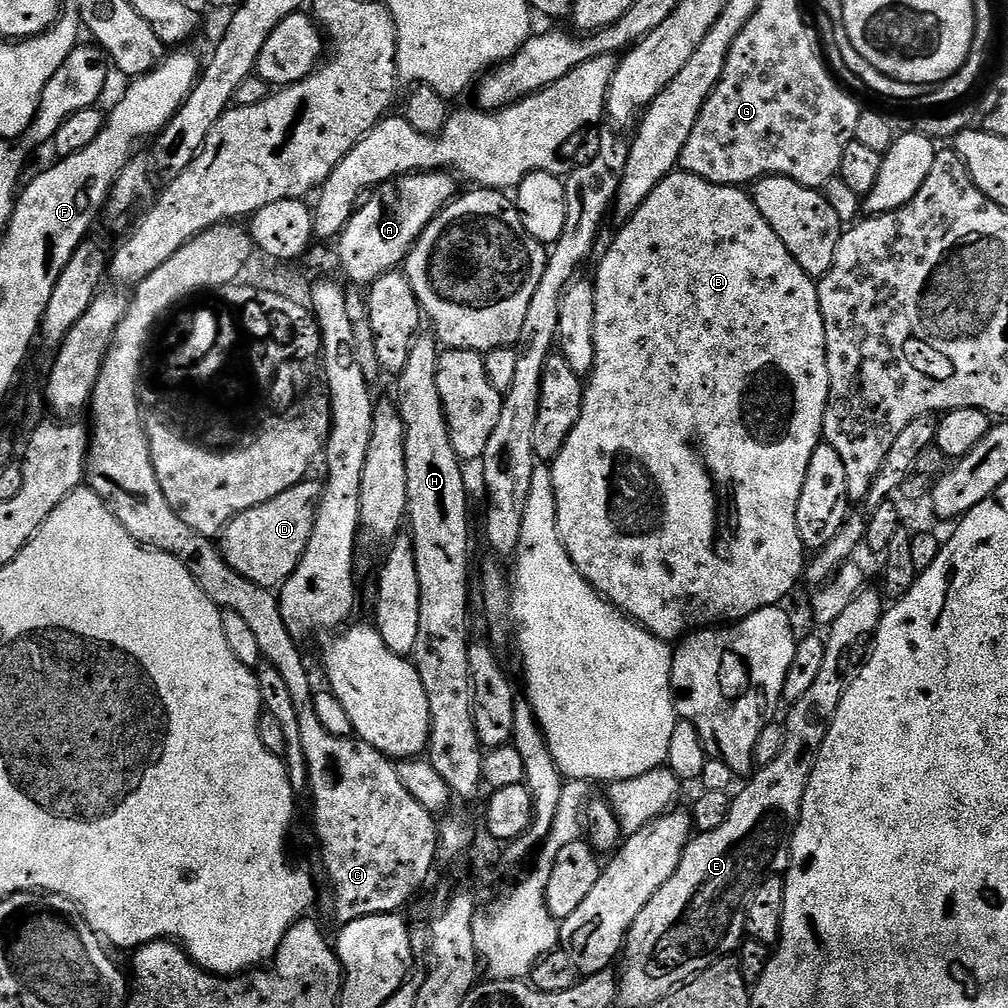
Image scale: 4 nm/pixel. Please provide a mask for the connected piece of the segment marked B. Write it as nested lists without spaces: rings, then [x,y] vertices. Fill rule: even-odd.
[[[677,170],[667,176],[661,184],[642,202],[642,206],[629,220],[623,221],[620,233],[612,240],[600,269],[594,275],[596,285],[596,313],[594,314],[594,334],[596,335],[596,367],[592,369],[592,375],[587,381],[584,390],[584,405],[582,414],[570,430],[570,438],[566,438],[566,446],[551,461],[552,481],[554,482],[554,494],[556,495],[556,521],[558,522],[558,534],[562,538],[564,548],[570,554],[574,566],[586,578],[586,582],[595,592],[599,592],[608,603],[619,608],[625,616],[642,625],[647,632],[652,632],[660,640],[669,642],[679,641],[681,638],[705,628],[723,625],[725,622],[745,620],[750,614],[754,614],[763,608],[771,608],[781,603],[783,596],[792,592],[796,583],[801,583],[806,567],[806,549],[802,538],[798,534],[796,525],[796,507],[802,490],[804,475],[808,469],[810,454],[821,444],[824,435],[824,411],[828,405],[828,391],[830,390],[830,374],[828,373],[828,355],[826,354],[826,330],[824,319],[820,309],[820,293],[818,284],[813,277],[808,276],[802,270],[802,266],[792,257],[790,250],[774,234],[770,222],[762,218],[758,206],[751,195],[743,187],[729,186],[727,184],[711,184],[694,174],[683,170]]]

